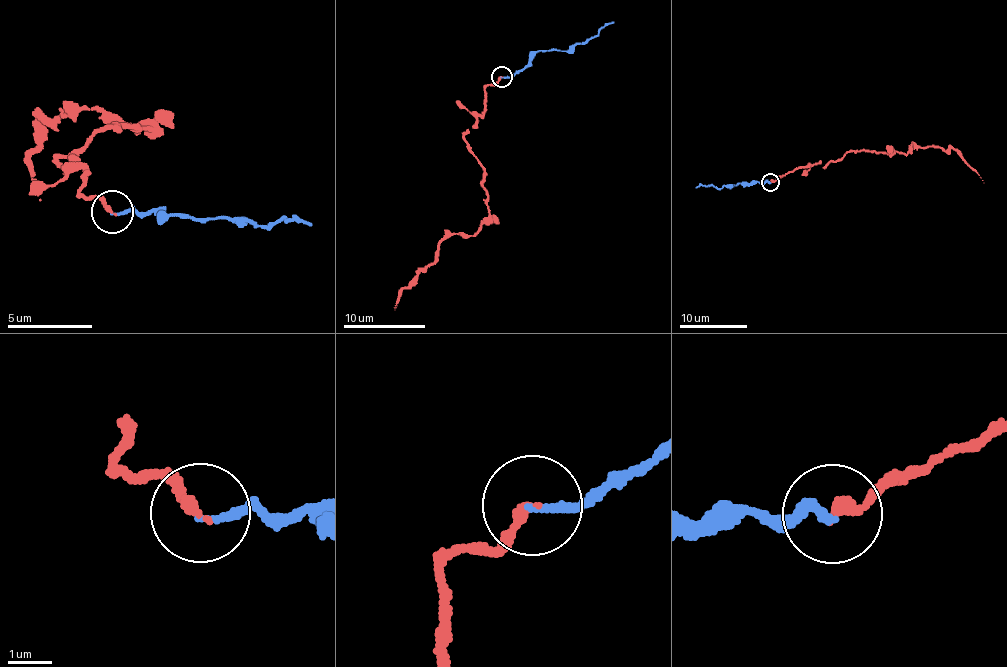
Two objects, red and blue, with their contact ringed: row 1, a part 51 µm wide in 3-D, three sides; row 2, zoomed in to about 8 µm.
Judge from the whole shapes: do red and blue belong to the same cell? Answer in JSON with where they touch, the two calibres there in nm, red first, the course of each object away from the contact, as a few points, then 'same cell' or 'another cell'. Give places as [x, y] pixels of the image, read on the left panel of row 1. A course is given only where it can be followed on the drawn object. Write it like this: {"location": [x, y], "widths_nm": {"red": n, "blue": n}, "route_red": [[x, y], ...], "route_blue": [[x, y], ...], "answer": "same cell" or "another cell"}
{"location": [112, 211], "widths_nm": {"red": 280, "blue": 170}, "route_red": [[111, 212], [56, 157], [110, 126], [153, 131], [94, 108], [38, 118], [41, 201]], "route_blue": [[111, 212], [248, 220], [271, 225], [295, 222], [310, 226]], "answer": "same cell"}

